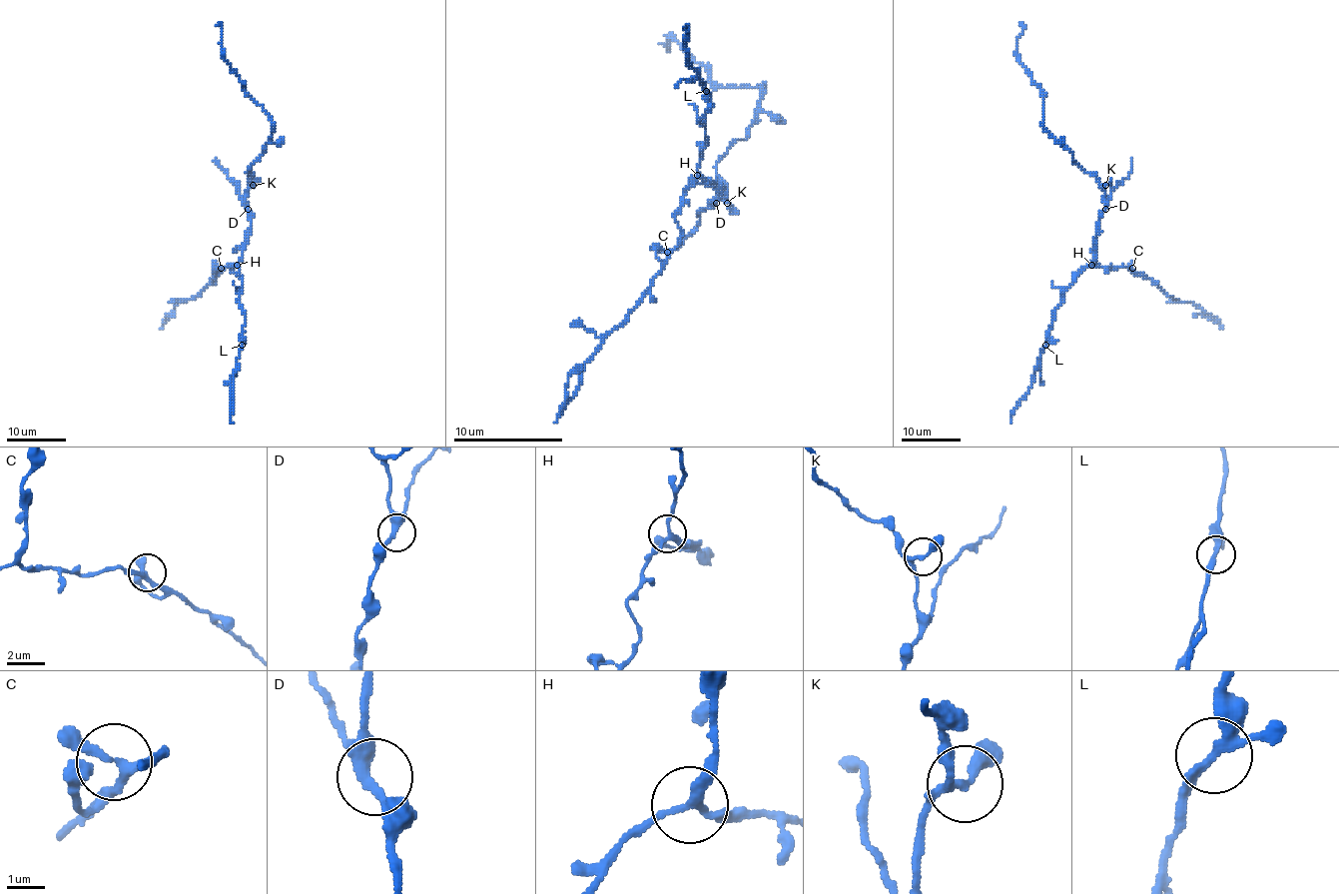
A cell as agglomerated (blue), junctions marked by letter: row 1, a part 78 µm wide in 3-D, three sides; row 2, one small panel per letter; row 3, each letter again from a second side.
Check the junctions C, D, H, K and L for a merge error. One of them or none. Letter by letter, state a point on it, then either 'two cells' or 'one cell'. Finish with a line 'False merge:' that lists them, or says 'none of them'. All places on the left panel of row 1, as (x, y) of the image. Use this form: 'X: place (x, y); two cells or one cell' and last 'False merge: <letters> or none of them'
C: place (221, 268); one cell
D: place (248, 209); one cell
H: place (237, 265); one cell
K: place (253, 185); one cell
L: place (242, 345); one cell
False merge: none of them

